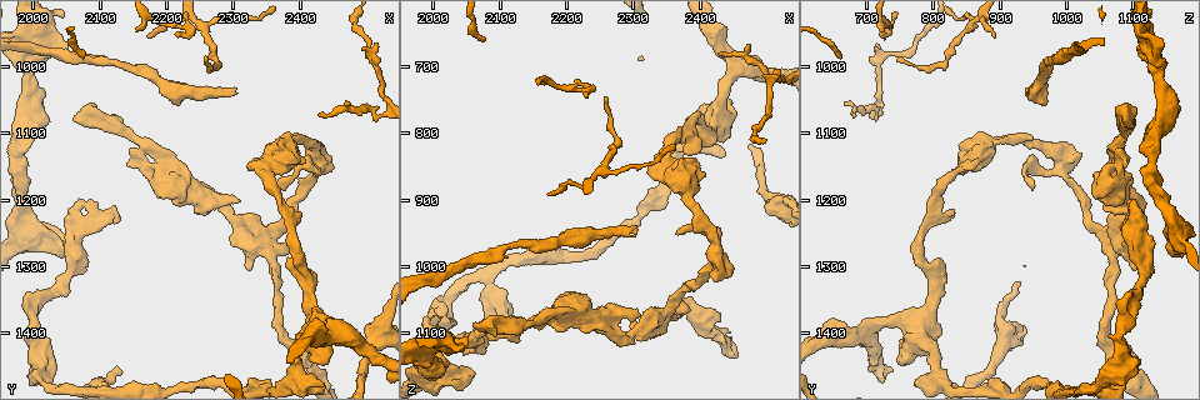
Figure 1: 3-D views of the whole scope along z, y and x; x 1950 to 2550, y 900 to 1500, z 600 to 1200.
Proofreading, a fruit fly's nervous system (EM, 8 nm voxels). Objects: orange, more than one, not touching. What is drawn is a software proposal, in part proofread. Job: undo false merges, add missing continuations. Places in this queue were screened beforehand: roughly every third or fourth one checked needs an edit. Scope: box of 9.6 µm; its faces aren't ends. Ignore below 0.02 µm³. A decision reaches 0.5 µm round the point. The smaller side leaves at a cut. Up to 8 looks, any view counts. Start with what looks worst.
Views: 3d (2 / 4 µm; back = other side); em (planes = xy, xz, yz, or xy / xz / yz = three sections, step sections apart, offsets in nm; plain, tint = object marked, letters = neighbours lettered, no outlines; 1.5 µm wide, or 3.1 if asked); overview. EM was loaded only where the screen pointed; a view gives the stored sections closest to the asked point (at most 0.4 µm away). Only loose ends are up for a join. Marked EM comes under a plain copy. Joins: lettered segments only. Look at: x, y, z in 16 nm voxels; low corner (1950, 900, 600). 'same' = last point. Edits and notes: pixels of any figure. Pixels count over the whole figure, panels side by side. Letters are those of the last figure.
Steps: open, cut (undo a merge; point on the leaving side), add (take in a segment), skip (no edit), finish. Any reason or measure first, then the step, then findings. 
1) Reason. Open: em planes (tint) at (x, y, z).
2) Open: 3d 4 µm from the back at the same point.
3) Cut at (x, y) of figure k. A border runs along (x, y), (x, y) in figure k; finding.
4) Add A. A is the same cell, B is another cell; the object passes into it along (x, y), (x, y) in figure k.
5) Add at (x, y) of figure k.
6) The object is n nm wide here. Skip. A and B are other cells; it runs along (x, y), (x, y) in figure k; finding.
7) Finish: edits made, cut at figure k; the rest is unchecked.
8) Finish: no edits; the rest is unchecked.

Branch stops here. Open: em xz step 4 (tint) at (2130, 1455, 1075).

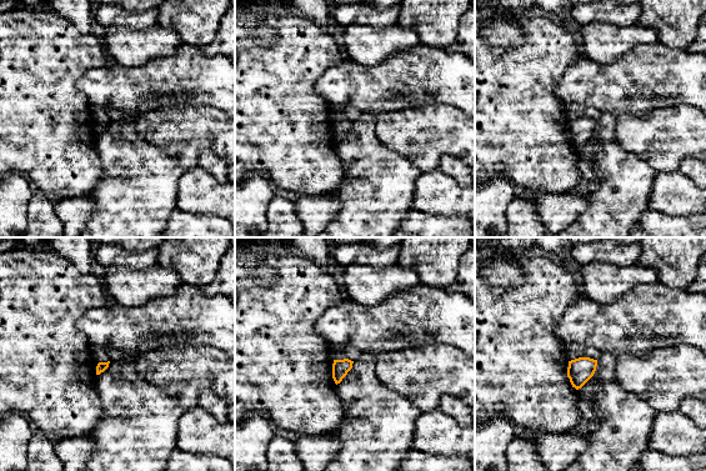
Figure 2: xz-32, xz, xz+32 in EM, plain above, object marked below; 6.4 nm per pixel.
Cut it another way. Open: em planes (tint) at the same point.

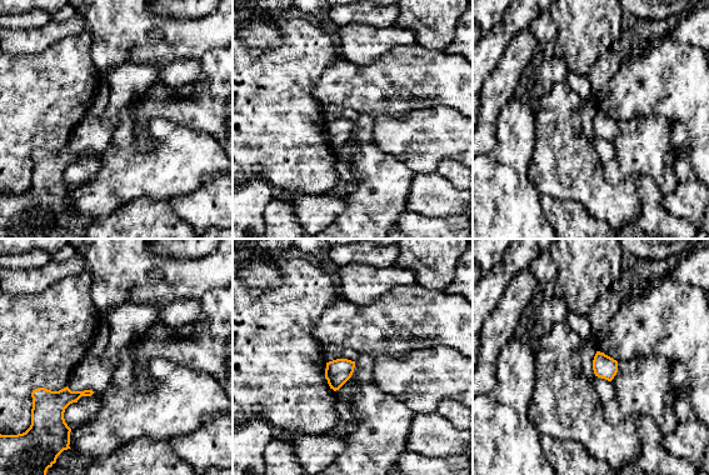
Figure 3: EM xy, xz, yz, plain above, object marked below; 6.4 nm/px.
Open: em planes (letters) at the same point.

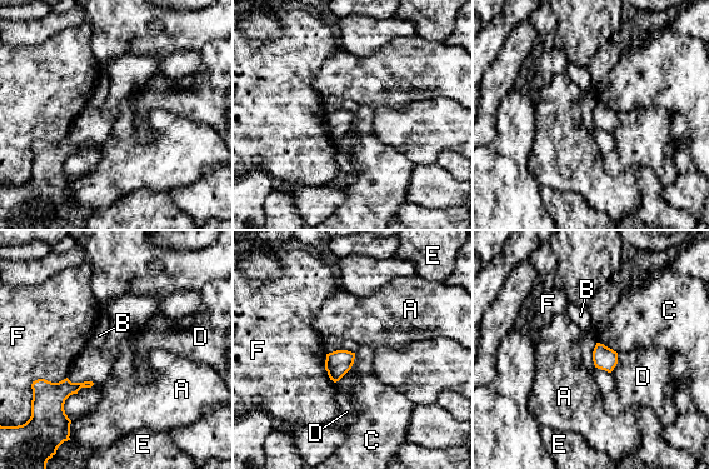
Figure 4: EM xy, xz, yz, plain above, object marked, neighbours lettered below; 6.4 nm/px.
Skip. A, B, C, D, E and F are other cells; a border runs along (355, 353), (353, 365), (335, 383) in figure 4; none of them fits.

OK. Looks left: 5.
Free end. Open: 3d 4 µm at (2365, 1175, 950).

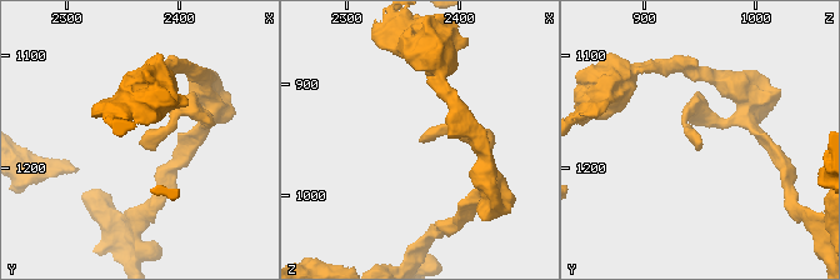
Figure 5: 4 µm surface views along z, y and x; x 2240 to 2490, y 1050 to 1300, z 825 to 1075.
Open: em yz step 8 (tint) at (2368, 1178, 954).

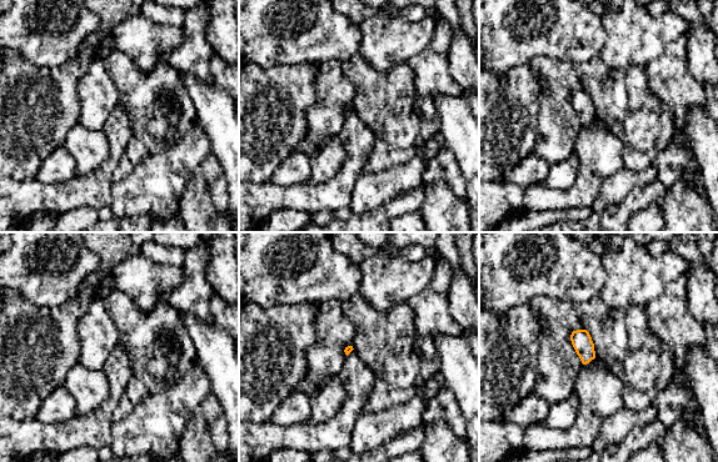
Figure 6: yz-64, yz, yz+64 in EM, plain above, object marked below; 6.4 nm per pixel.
Cut it another way. Open: em planes (letters) at the same point.

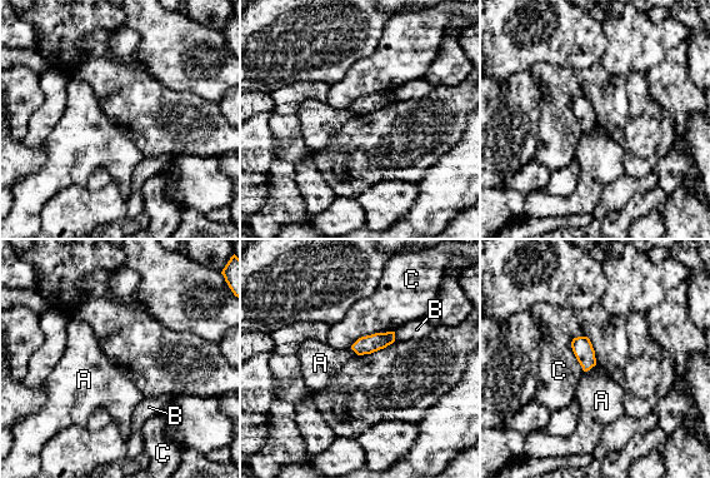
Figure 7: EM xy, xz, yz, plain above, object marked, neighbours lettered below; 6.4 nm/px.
Skip. A, B and C are other cells; none of them fits.

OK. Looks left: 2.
Sudden change in width. Open: em planes (letters) at (2000, 1400, 1085).

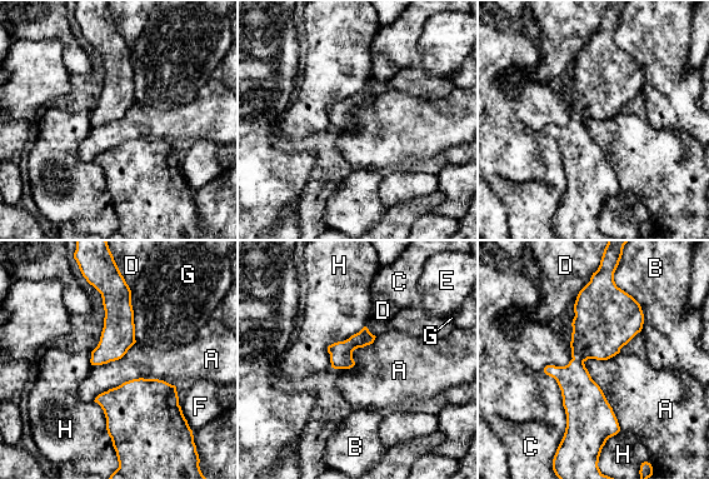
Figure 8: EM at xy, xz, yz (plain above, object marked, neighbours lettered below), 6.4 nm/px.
The object is 140 nm wide here. Skip. A, B, C, D, E, F, G and H are other cells; a border runs along (588, 358), (584, 367), (620, 429) in figure 8; one cell here.

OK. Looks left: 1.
Finish: no edits; the rest is unchecked.

